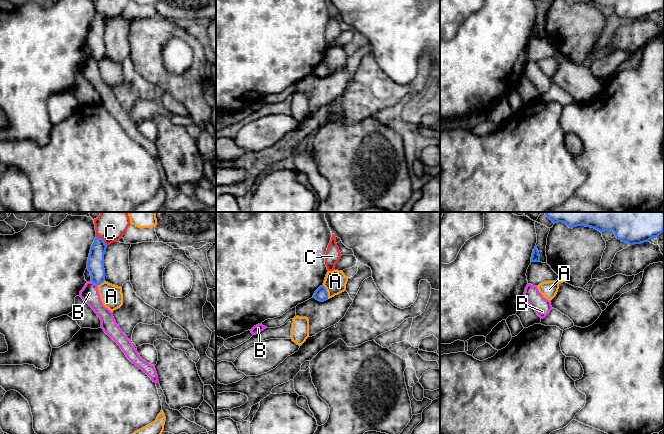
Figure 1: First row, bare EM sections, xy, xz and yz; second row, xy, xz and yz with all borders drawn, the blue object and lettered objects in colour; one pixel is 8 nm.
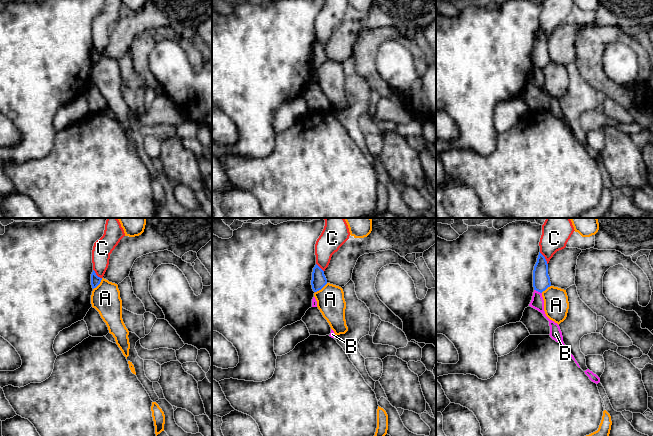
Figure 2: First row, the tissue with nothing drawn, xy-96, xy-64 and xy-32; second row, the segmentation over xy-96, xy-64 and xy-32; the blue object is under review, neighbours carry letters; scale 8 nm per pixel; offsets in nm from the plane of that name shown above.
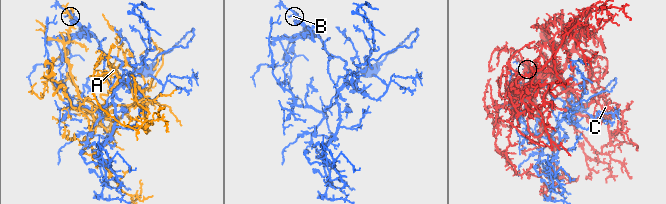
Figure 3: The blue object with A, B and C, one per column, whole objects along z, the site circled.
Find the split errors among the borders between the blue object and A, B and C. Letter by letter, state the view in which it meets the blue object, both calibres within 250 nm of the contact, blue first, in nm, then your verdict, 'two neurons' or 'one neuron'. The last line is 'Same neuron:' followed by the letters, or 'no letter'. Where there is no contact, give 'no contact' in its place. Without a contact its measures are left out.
A: xz | 110/180 nm | two neurons
B: xy | 140/140 nm | two neurons
C: xy | 140/150 nm | two neurons
Same neuron: no letter

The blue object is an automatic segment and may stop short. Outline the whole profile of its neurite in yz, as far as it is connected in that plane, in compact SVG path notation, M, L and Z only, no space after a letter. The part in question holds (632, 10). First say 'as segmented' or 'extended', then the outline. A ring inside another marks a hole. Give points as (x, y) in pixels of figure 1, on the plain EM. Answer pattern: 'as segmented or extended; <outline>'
as segmented; M566 0L569 4L591 3L598 7L613 7L615 13L629 21L648 18L664 7L664 0Z

